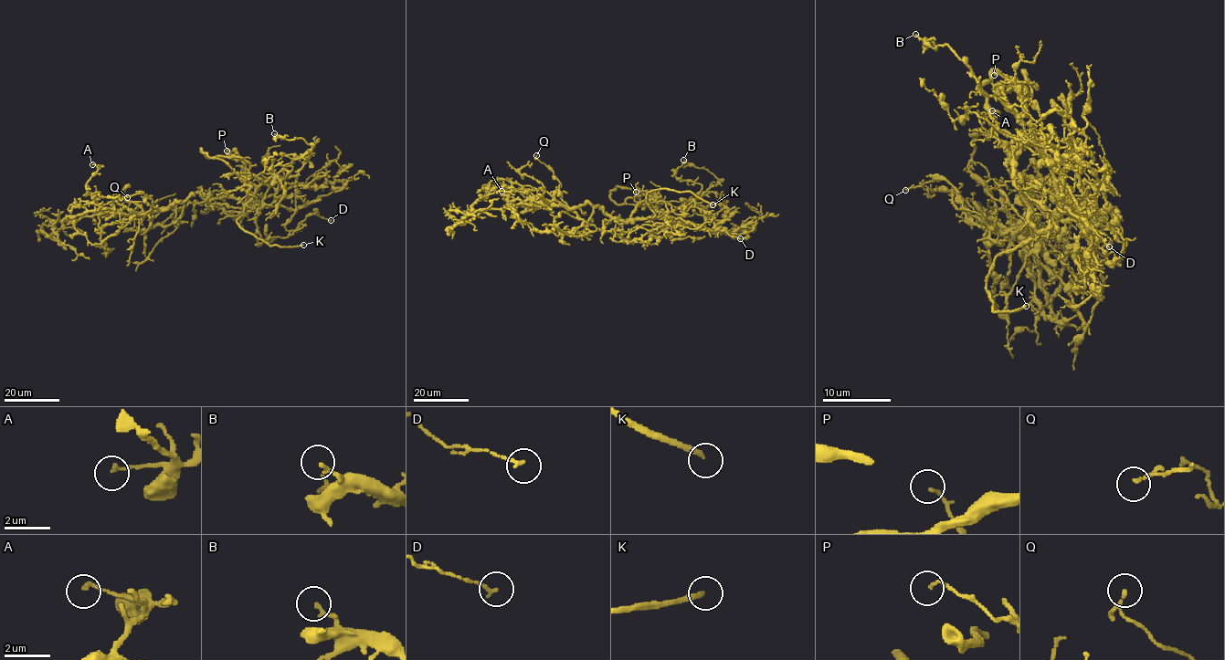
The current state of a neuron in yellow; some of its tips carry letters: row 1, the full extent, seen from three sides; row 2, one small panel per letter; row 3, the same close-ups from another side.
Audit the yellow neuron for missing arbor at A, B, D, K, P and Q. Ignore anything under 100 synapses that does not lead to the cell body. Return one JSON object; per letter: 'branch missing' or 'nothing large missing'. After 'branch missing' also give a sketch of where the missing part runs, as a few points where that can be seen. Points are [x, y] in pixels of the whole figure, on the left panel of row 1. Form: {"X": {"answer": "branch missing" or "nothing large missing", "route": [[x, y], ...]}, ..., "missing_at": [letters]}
{"A": {"answer": "nothing large missing"}, "B": {"answer": "nothing large missing"}, "D": {"answer": "nothing large missing"}, "K": {"answer": "branch missing", "route": [[303, 245], [327, 237], [345, 219], [357, 193], [358, 166], [362, 162], [365, 163]]}, "P": {"answer": "nothing large missing"}, "Q": {"answer": "nothing large missing"}, "missing_at": ["K"]}

